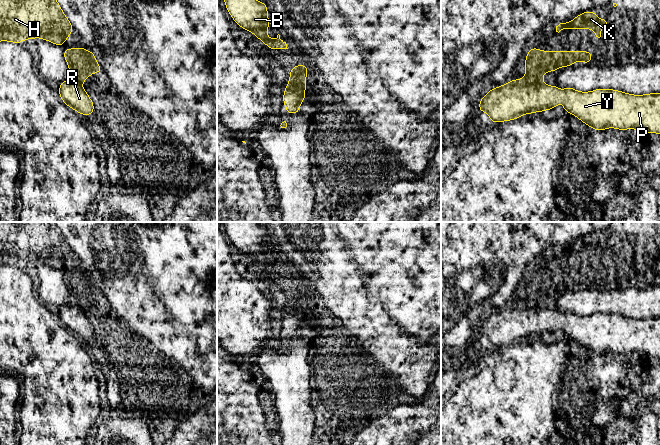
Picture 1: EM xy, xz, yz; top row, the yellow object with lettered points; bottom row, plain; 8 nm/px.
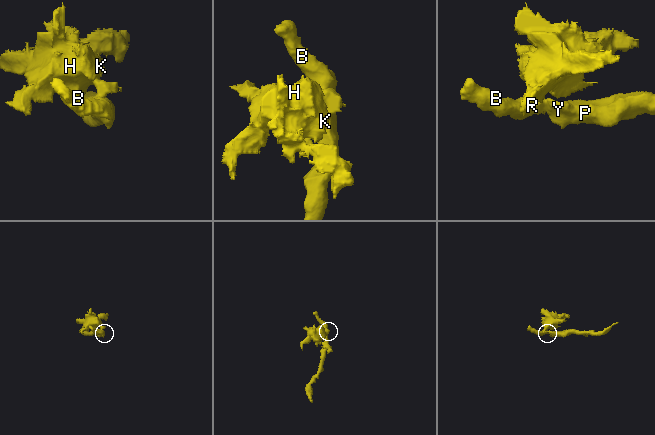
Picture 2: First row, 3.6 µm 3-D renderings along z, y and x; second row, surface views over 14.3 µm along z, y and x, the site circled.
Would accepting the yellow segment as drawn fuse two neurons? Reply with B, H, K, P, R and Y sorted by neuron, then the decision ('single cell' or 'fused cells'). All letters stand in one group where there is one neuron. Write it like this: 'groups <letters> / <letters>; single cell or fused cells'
groups B P R Y / H K; fused cells

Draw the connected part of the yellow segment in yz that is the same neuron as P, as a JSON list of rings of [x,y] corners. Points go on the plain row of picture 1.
[[[514,303],[509,307],[491,313],[479,326],[478,336],[487,336],[489,345],[500,347],[519,343],[523,338],[551,334],[561,327],[560,317],[564,315],[563,332],[596,355],[612,351],[626,354],[660,358],[660,317],[633,319],[613,313],[595,313],[579,316],[571,311],[563,313],[546,308],[529,307],[525,303]]]

